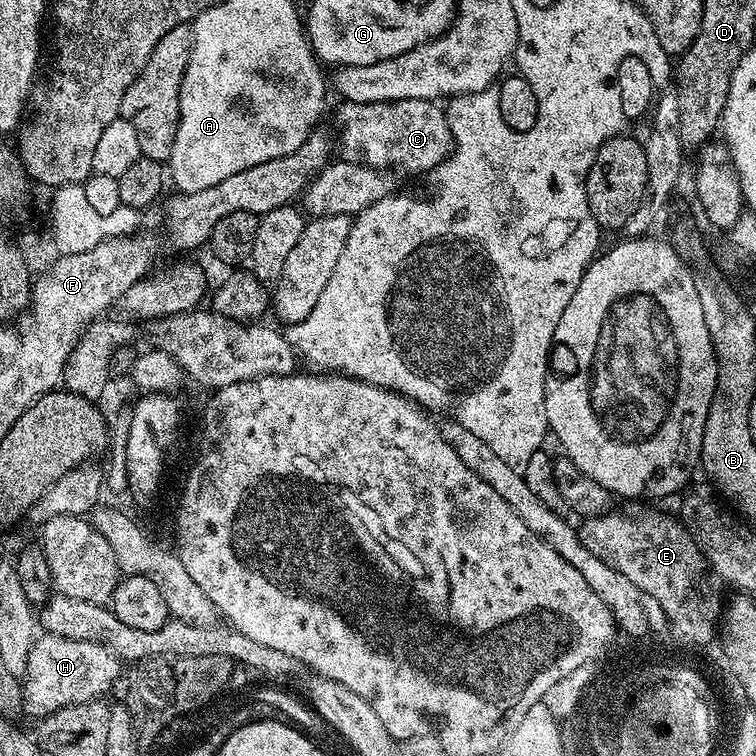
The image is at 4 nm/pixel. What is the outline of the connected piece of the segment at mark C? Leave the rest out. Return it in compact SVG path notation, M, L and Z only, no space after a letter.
M395 100L394 102L374 102L373 104L349 104L341 103L341 108L336 112L336 120L340 123L340 144L338 140L338 148L342 151L343 159L354 162L355 164L365 164L371 168L381 170L393 170L392 168L405 168L408 172L428 172L439 169L440 165L448 159L453 153L452 135L450 134L450 126L447 125L445 109L441 107L435 100Z

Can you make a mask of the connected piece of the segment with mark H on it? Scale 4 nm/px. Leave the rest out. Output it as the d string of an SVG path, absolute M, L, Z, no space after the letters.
M41 635L30 650L26 675L22 680L24 712L43 718L71 704L90 702L91 696L115 686L112 680L121 676L120 667L120 657L98 642L74 642L61 636Z

